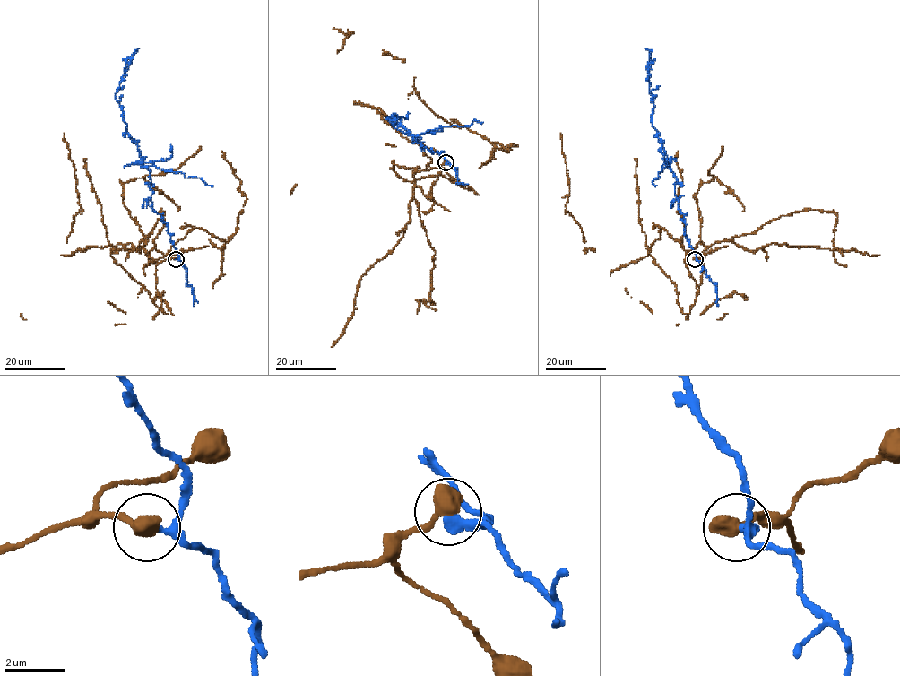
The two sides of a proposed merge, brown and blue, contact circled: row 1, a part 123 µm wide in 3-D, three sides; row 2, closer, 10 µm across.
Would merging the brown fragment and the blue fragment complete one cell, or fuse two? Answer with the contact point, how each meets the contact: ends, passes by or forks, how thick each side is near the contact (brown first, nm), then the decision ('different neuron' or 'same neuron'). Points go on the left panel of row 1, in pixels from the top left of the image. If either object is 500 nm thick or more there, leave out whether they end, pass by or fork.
at (176, 259); 600 nm thick on the brown side, 220 nm on the other; different neuron

